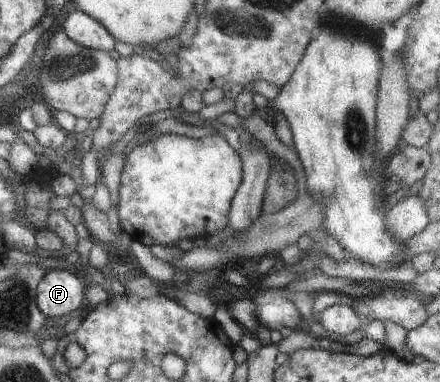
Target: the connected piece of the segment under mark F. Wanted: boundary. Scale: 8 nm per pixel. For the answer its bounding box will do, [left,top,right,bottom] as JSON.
[36,268,85,320]

